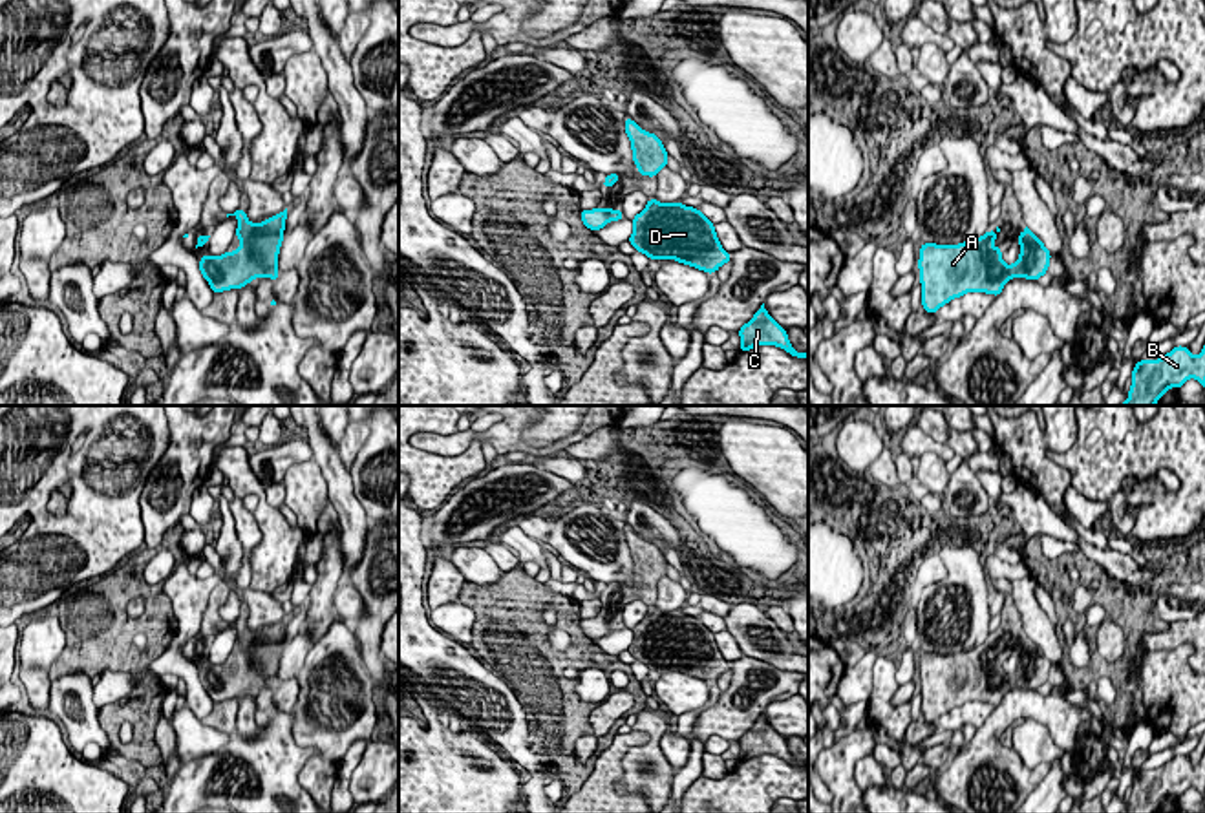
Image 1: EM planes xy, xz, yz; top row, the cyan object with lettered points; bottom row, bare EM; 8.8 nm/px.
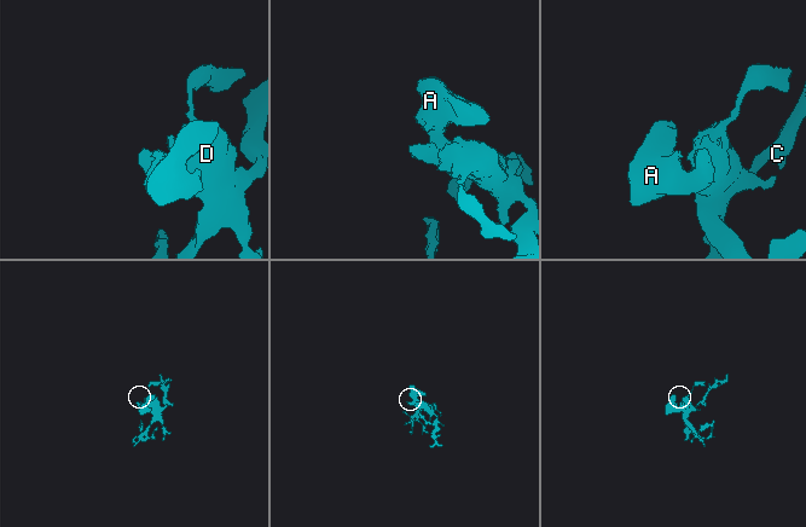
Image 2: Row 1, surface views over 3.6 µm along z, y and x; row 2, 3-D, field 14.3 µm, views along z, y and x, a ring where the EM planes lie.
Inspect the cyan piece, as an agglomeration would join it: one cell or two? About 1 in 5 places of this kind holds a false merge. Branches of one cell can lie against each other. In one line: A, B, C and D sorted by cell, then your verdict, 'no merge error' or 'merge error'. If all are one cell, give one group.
A B C D | no merge error

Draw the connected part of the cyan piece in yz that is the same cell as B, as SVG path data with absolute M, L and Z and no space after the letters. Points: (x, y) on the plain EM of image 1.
M1178 755L1157 769L1137 771L1128 808L1121 813L1157 813L1170 797L1179 798L1189 787L1205 797L1205 755L1198 765Z

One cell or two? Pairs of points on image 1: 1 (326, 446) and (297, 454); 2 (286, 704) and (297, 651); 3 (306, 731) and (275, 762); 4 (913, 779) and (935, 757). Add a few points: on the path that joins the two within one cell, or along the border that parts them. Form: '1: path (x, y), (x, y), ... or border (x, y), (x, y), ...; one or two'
1: border (302, 433), (313, 457); two
2: path (287, 691), (289, 664); one
3: border (291, 711), (291, 737), (317, 751), (300, 784); two
4: path (918, 773), (929, 762); one

